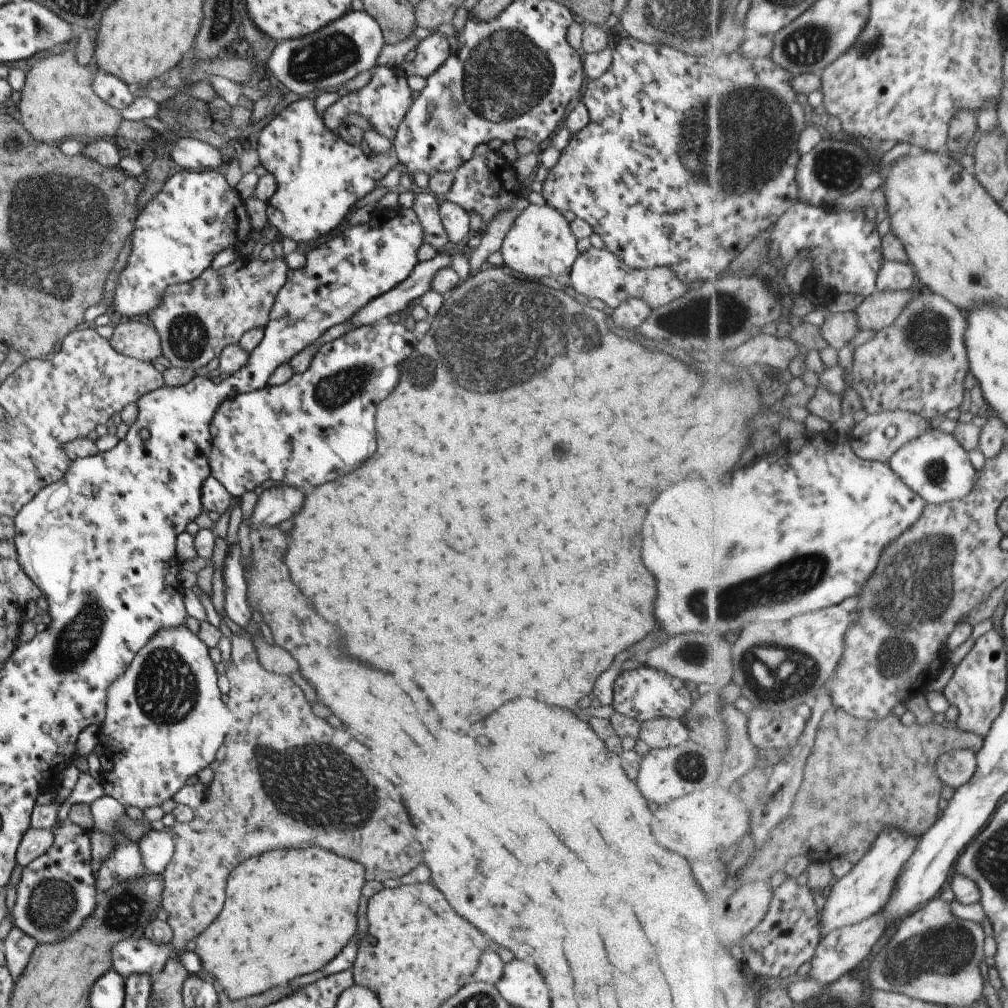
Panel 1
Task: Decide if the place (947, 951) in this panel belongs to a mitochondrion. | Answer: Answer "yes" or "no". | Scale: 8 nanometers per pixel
yes

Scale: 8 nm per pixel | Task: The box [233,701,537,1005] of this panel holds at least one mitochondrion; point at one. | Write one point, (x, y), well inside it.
(310, 775)

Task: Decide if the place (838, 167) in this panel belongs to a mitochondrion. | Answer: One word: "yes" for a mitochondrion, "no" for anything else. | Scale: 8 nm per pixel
yes

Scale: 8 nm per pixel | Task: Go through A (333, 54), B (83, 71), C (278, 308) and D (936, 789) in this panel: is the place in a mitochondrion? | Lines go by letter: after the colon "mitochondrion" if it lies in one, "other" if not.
A: mitochondrion
B: other
C: other
D: other

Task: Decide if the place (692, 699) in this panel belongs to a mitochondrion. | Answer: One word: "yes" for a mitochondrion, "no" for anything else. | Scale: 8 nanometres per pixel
no

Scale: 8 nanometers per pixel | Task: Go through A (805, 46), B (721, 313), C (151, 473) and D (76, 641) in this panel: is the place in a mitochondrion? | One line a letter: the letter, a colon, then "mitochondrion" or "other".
A: mitochondrion
B: mitochondrion
C: other
D: mitochondrion

